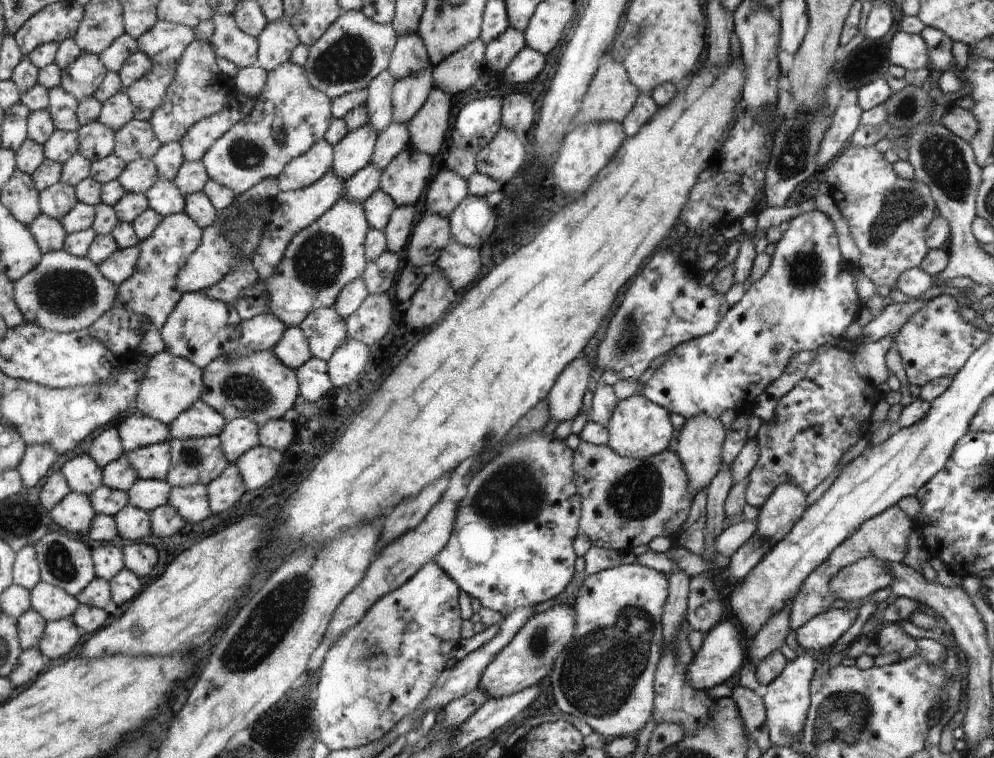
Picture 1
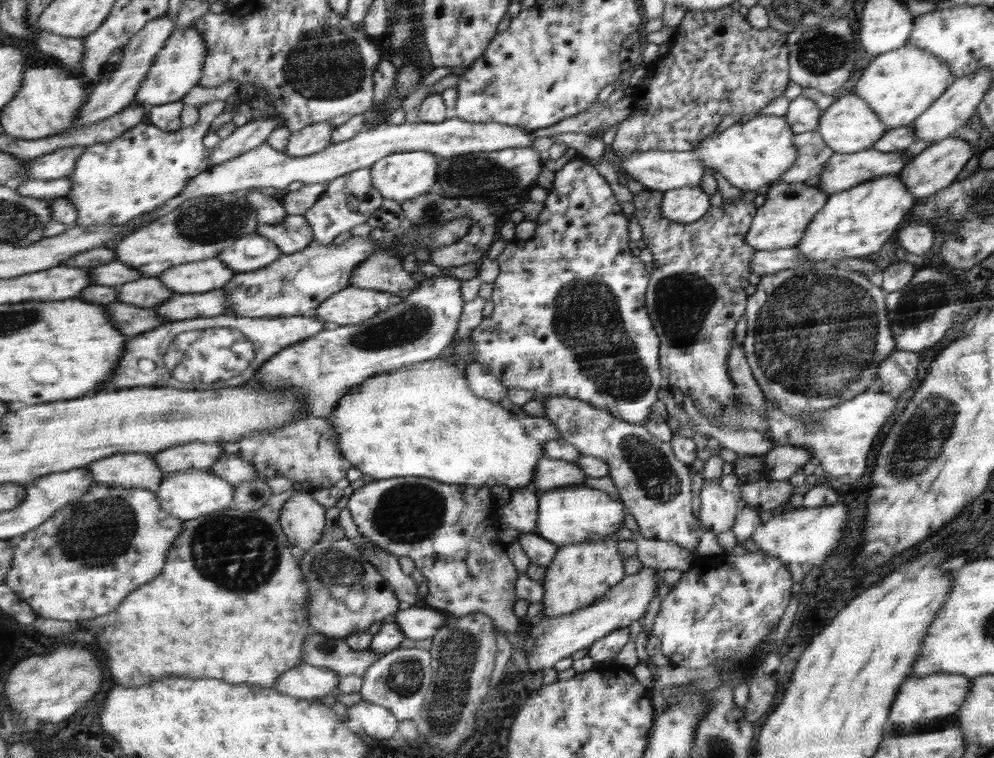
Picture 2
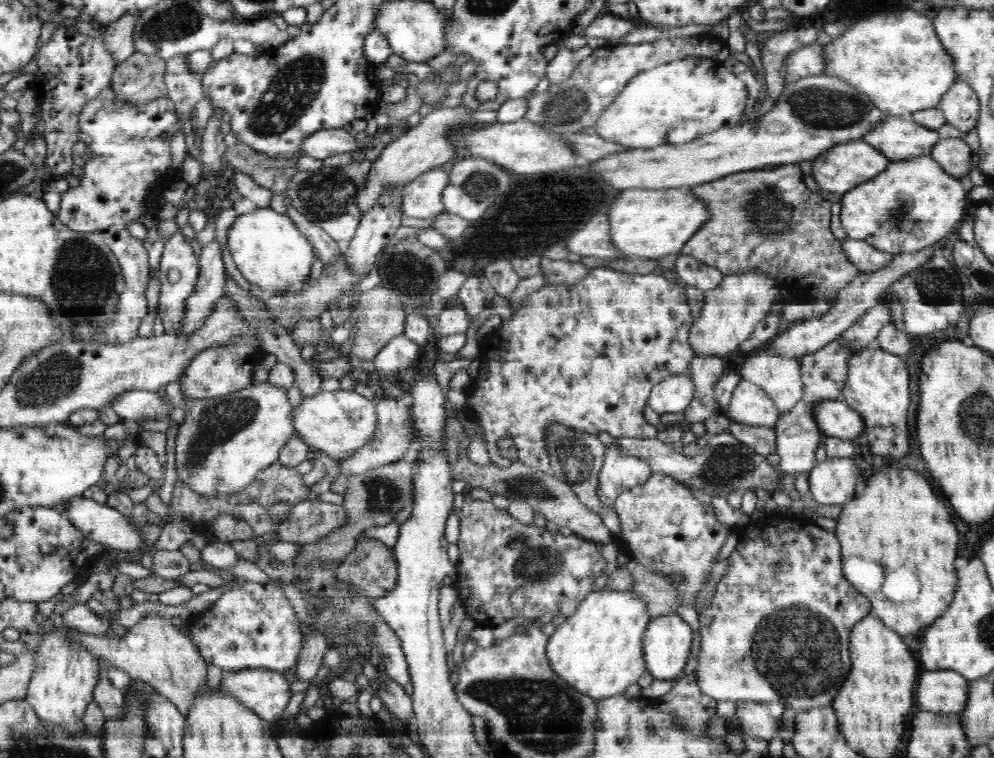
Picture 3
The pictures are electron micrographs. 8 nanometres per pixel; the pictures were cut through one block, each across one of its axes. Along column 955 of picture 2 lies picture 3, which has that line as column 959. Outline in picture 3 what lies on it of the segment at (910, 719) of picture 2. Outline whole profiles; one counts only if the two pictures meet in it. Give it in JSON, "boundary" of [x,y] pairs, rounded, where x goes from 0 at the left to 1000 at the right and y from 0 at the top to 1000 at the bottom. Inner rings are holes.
{"boundary":[[[960,884],[927,887],[922,929],[926,938],[968,941],[974,913],[976,898]]]}

